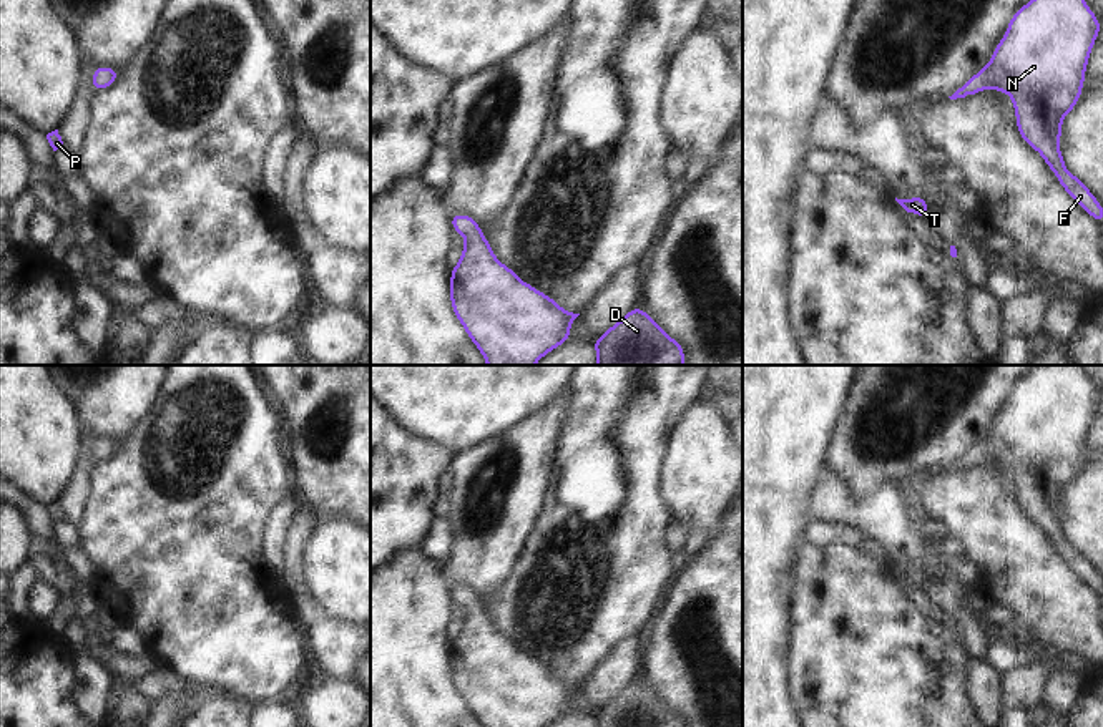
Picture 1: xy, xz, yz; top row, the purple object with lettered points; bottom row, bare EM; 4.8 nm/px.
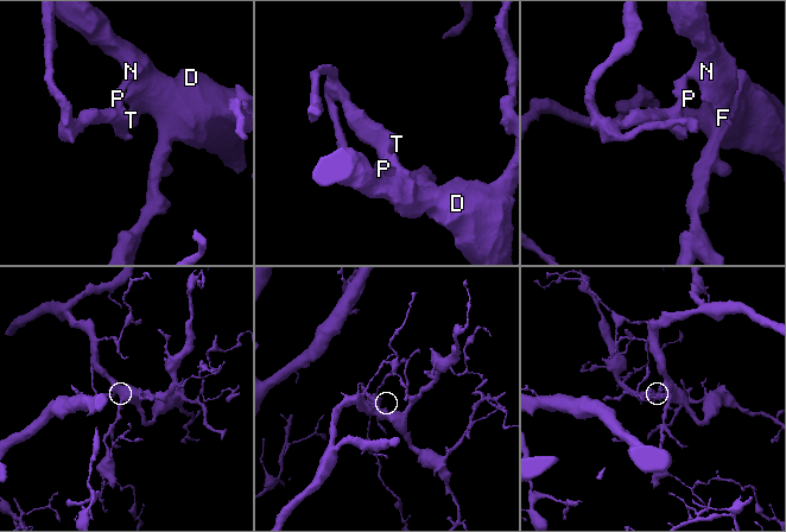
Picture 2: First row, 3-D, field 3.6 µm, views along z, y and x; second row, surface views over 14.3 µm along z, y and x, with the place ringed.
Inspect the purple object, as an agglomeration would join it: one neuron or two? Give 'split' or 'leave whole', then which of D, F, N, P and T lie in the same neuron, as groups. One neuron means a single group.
leave whole; D F N P T

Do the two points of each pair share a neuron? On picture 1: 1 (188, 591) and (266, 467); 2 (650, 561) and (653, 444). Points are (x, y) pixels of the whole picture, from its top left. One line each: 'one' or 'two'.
1: one
2: one

